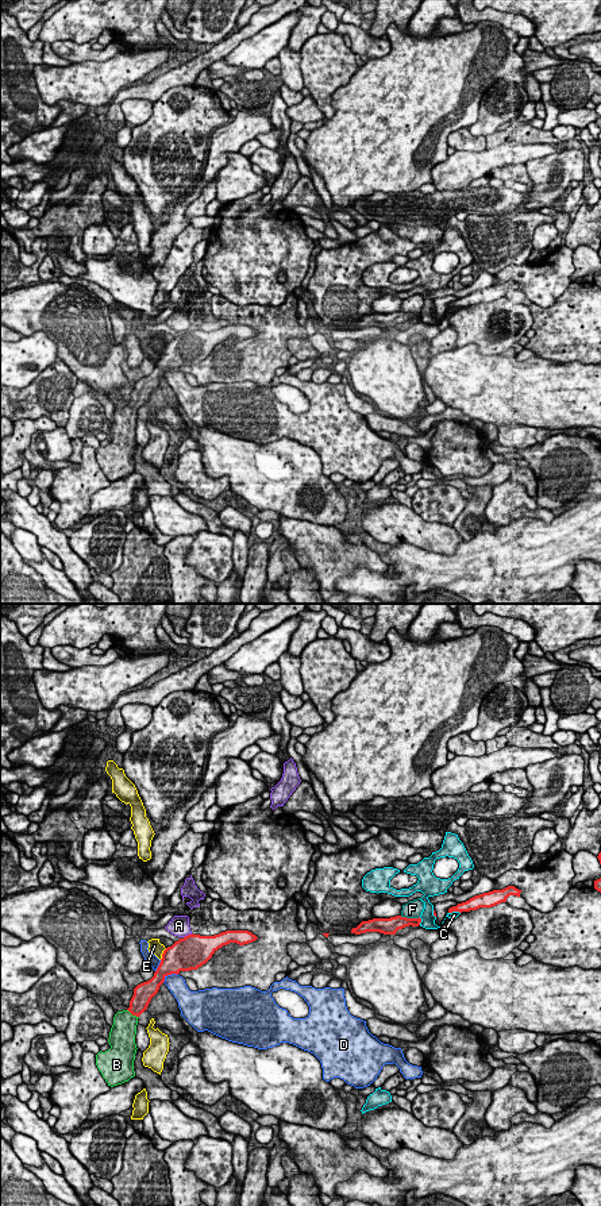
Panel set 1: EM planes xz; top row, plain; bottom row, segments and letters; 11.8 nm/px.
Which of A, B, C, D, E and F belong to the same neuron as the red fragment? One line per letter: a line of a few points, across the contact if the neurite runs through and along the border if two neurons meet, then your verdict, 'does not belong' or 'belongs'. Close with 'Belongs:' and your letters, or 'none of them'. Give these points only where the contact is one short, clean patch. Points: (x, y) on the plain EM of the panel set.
A: line xz (192, 328), (184, 332); does not belong
B: line xz (142, 392), (133, 409), (124, 417), (123, 426); belongs
C: does not belong
D: line xz (177, 368), (169, 369), (162, 377); does not belong
E: does not belong
F: does not belong
Belongs: B

